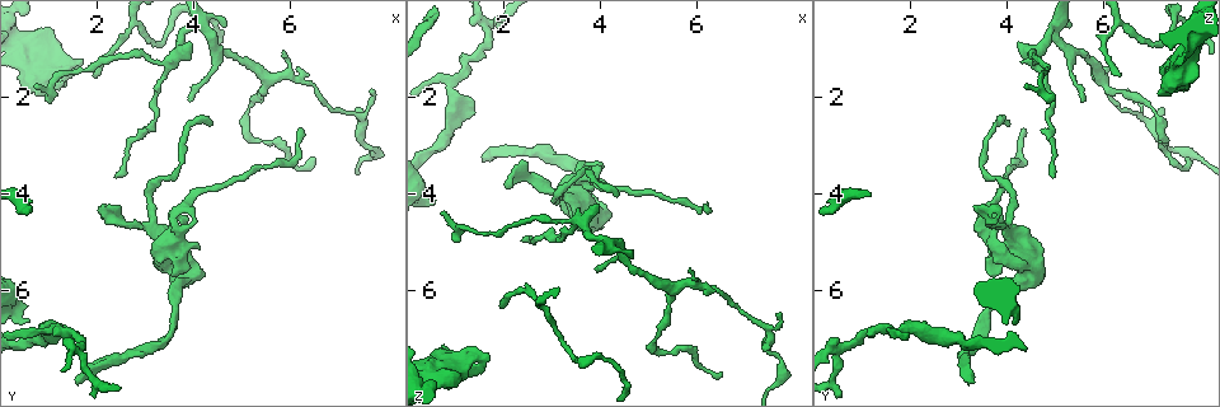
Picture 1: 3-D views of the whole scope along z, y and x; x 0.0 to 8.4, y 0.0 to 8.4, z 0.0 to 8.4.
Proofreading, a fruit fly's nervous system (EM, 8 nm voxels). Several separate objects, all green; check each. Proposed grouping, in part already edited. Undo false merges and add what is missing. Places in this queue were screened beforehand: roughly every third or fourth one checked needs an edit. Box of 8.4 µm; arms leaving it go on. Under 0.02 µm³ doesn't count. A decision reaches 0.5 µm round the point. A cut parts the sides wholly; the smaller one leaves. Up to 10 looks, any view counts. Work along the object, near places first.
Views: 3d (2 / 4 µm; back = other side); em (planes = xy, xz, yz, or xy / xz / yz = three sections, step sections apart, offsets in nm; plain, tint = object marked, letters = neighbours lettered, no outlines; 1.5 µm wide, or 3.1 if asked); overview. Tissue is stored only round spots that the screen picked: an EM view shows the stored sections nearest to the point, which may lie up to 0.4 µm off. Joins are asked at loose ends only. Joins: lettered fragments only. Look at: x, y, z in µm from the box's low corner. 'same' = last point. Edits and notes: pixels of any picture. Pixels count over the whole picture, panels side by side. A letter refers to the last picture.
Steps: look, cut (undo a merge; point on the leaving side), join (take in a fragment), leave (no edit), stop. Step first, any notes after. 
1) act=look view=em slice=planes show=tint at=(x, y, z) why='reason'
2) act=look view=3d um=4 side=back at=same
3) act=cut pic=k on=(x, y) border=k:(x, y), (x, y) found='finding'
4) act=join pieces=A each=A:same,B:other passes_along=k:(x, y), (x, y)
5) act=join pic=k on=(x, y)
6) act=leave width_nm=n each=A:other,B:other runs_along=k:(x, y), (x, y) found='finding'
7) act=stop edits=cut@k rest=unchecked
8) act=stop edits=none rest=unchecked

act=look view=em slice=planes show=letters at=(1.55, 7.90, 3.35) why='end of a long branch'

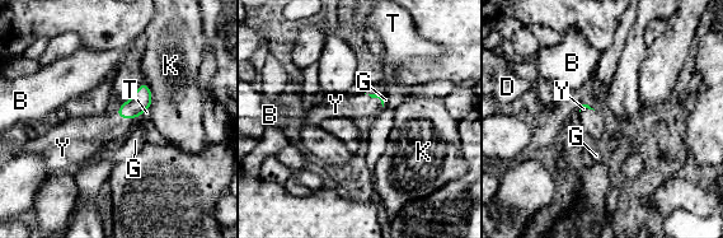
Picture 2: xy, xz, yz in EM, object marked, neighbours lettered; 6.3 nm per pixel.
act=join pieces=Y longest_contact=K:190nm each=B:other,D:other,G:other,K:other,T:other,Y:same passes_along=2:(141, 101), (125, 117), (89, 134) found='it goes on there'

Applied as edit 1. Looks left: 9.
act=look view=overview

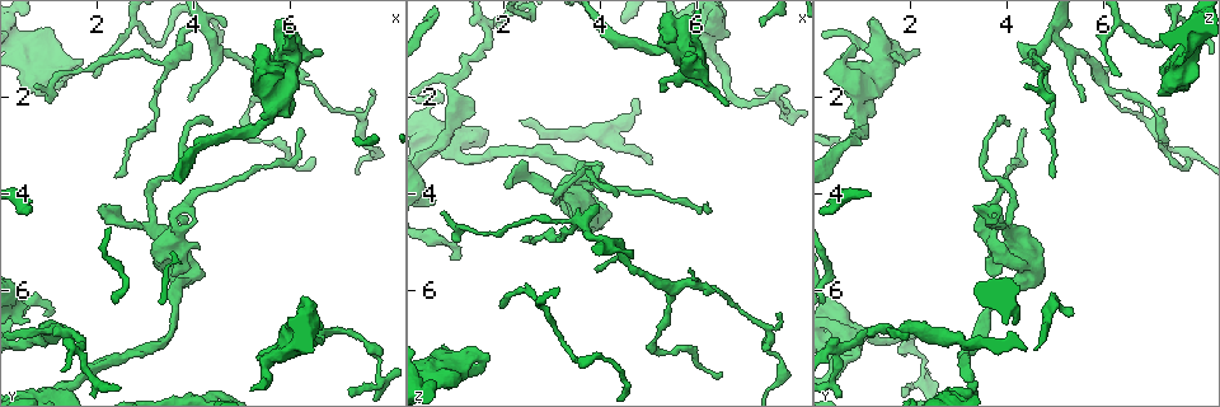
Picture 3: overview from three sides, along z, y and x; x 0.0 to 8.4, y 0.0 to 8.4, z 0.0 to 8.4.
act=look view=em slice=xy step=4 show=letters at=(6.15, 2.70, 4.40) why='an open end'

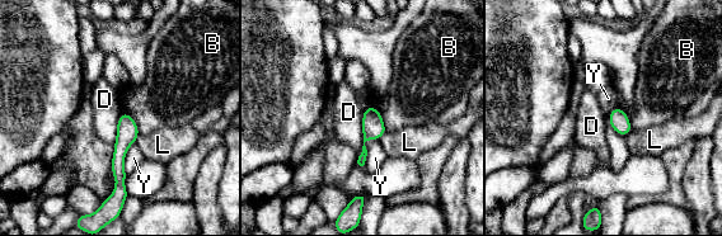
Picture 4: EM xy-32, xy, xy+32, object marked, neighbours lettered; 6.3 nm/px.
act=look view=em slice=xz step=4 show=letters at=same

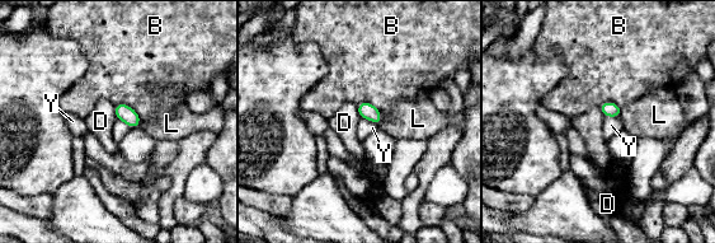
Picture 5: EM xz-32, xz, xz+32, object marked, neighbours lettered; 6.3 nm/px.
act=leave width_nm=80 each=B:other,D:other,L:other,Y:other border=5:(361, 117), (368, 118), (377, 126) found='none of them fits'

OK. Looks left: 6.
act=look view=3d um=2 at=(7.65, 1.85, 6.55)

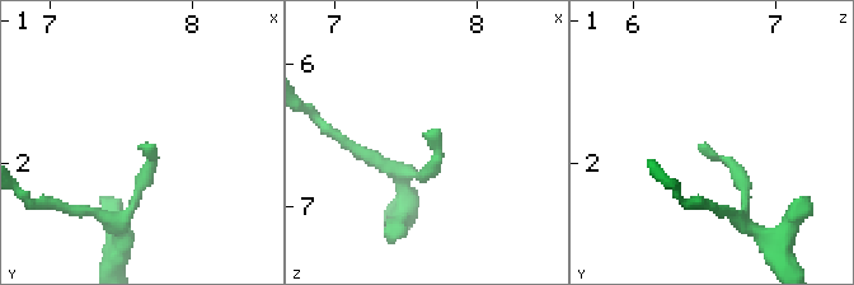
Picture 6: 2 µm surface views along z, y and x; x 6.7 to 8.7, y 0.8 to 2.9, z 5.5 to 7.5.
act=look view=em slice=xy step=8 show=tint at=(7.66, 1.84, 6.52)

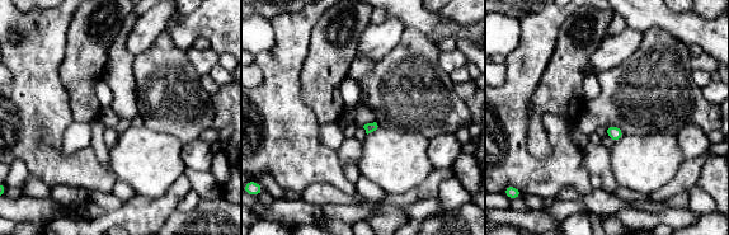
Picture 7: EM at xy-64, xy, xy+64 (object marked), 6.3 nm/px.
act=look view=em slice=planes show=letters at=same why='another direction'

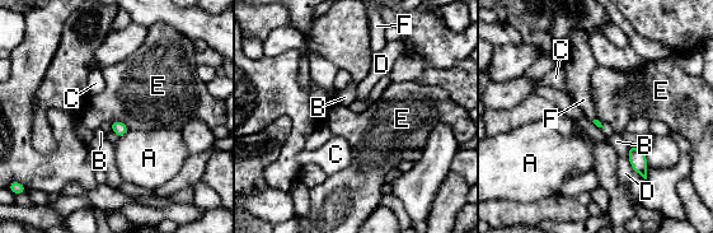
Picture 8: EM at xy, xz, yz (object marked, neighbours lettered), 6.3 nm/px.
act=leave each=A:other,B:other,C:other,D:other,E:other,F:other found='no lettered fragment goes on from it'

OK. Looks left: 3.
act=stop edits=join@2 rest=unchecked

